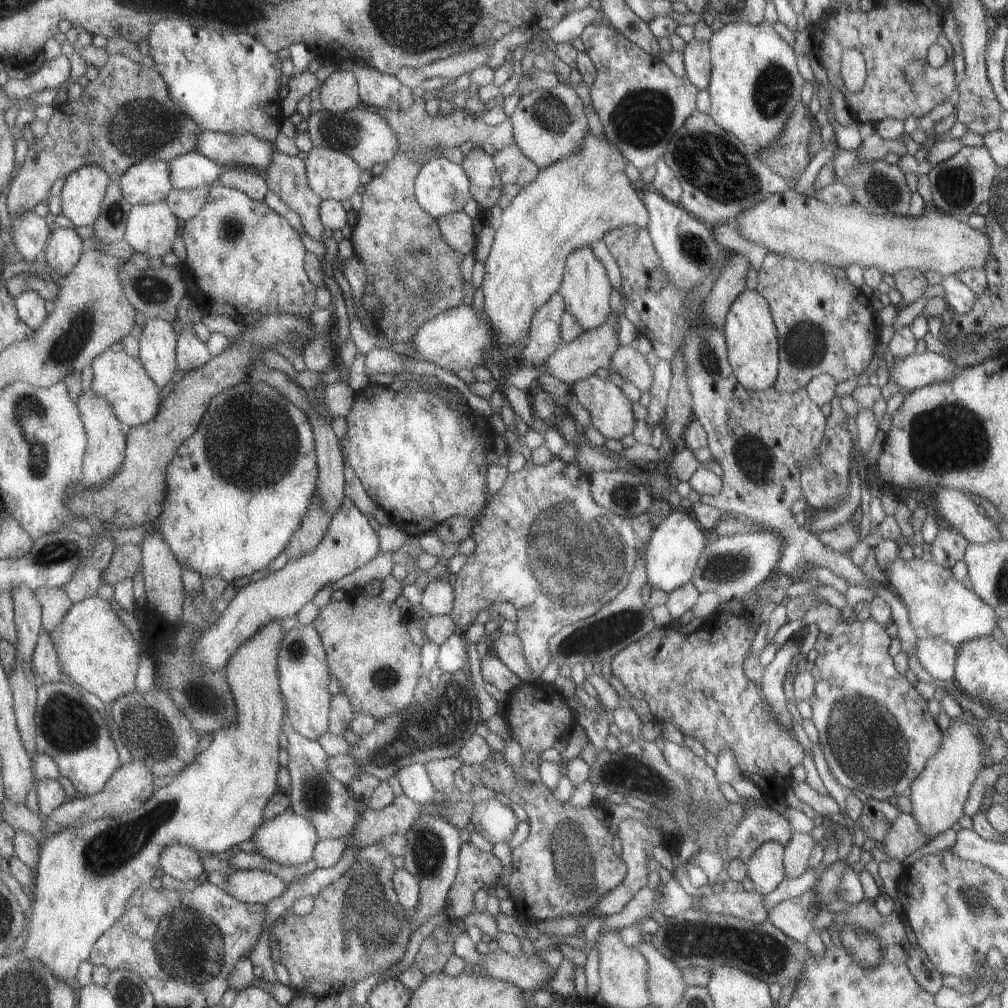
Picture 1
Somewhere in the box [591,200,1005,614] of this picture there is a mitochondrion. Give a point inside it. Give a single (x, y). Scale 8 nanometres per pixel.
(954, 435)

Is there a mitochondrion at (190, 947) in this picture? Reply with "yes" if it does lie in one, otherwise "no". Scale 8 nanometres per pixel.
yes

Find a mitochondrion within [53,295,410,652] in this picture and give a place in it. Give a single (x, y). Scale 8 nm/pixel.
(232, 455)

